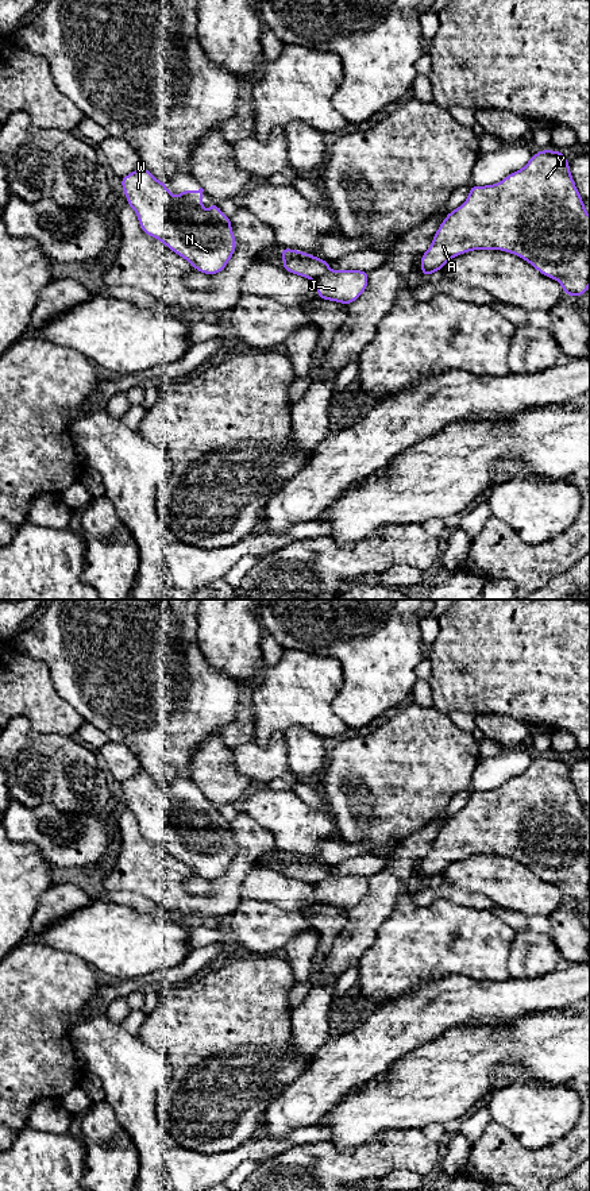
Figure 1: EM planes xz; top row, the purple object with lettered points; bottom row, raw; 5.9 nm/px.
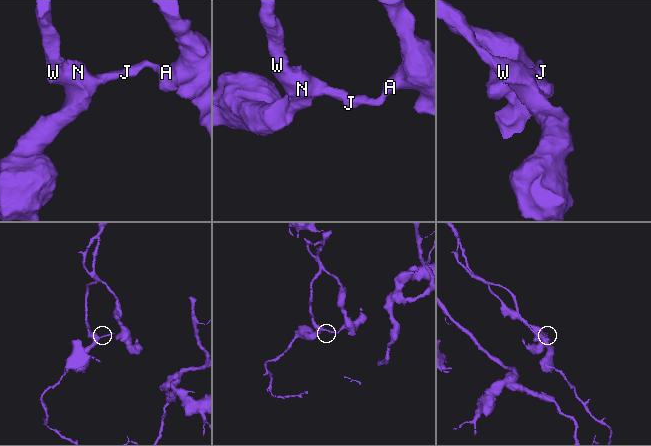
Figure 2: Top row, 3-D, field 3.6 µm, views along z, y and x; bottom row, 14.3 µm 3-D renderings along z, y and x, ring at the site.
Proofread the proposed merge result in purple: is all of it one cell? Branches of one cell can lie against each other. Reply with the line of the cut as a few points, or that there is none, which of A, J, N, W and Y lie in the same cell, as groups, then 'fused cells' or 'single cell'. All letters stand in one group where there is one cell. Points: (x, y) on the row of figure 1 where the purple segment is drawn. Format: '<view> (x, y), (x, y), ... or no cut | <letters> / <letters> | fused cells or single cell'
xz (328, 269), (315, 281) | A J Y / N W | fused cells

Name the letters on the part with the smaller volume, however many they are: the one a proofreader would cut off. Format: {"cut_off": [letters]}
{"cut_off": ["N", "W"]}

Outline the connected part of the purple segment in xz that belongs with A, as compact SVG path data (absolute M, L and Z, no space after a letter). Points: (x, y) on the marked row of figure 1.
M540 150L527 165L494 185L471 185L466 201L451 211L435 232L431 247L421 255L421 275L441 270L446 263L473 250L502 250L525 259L543 275L556 280L566 294L578 297L590 284L590 216L570 173L563 151Z

